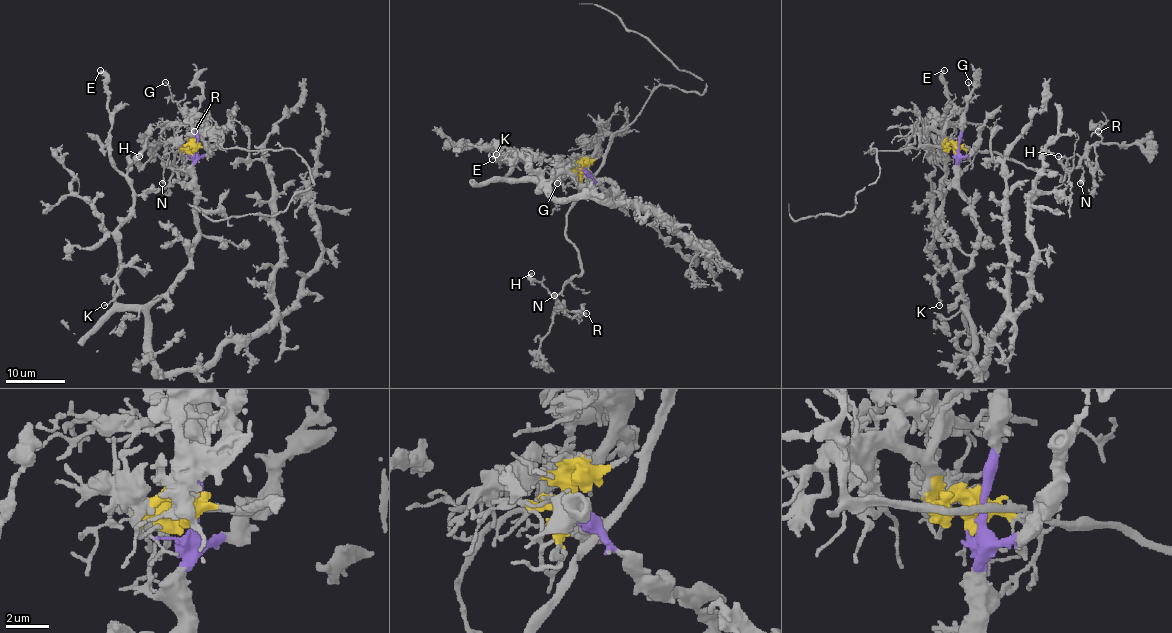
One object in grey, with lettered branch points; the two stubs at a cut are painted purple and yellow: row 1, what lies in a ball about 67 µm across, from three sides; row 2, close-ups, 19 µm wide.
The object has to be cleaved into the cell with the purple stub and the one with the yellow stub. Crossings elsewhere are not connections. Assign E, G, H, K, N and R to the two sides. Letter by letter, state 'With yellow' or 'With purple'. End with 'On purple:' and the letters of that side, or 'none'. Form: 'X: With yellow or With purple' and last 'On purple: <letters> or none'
E: With purple
G: With yellow
H: With yellow
K: With purple
N: With yellow
R: With yellow
On purple: E, K

